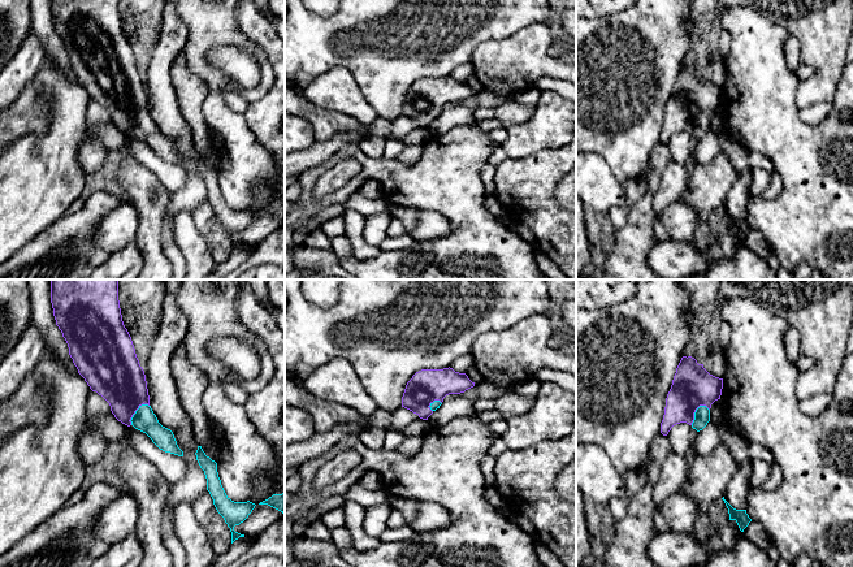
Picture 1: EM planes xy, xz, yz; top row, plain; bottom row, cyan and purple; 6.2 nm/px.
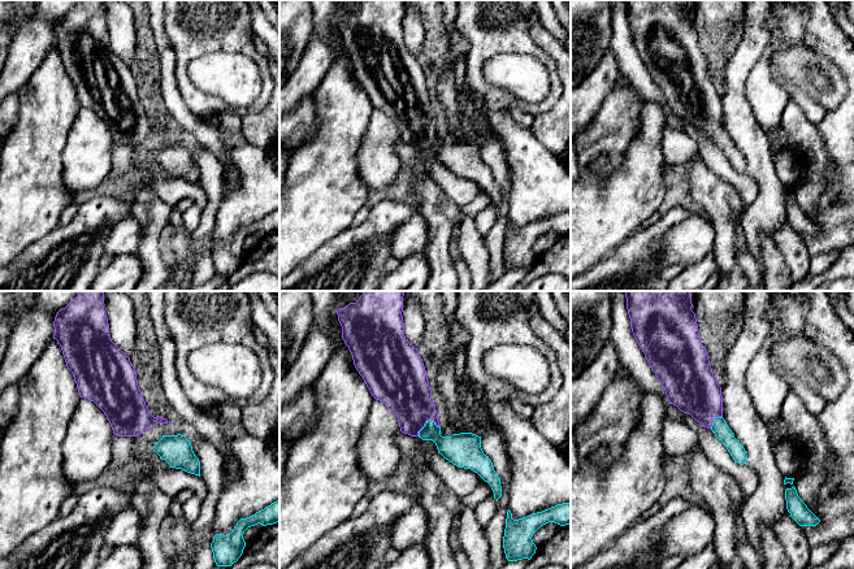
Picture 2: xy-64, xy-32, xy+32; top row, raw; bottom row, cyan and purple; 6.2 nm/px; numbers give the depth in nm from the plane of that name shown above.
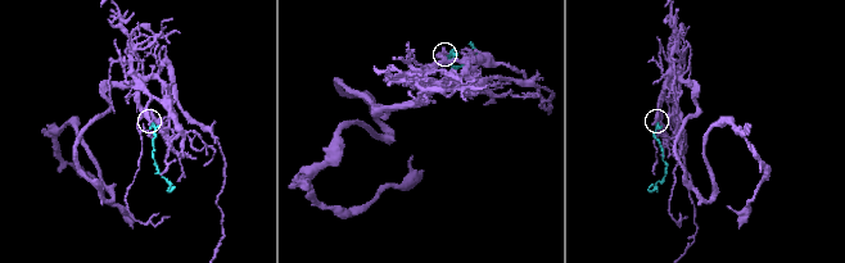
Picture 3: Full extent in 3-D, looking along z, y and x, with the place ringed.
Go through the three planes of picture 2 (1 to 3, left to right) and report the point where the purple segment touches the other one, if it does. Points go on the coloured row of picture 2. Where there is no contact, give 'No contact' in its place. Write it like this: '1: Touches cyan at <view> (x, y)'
1: No contact
2: Touches cyan at xy-32 (425, 424)
3: Touches cyan at xy+32 (714, 420)

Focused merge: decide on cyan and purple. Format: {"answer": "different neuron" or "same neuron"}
{"answer": "same neuron"}

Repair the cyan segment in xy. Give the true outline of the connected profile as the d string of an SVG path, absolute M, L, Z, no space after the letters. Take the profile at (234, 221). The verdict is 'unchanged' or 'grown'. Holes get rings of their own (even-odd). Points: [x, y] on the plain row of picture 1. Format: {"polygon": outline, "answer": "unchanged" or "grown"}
{"polygon": "M198 155L195 164L200 177L204 179L207 187L207 199L209 200L213 208L213 213L217 221L224 226L225 231L230 237L233 252L239 246L244 246L244 243L235 241L234 235L243 231L252 221L256 213L250 209L247 211L231 209L226 204L221 194L221 189L217 181L217 172L205 164L202 155Z", "answer": "unchanged"}

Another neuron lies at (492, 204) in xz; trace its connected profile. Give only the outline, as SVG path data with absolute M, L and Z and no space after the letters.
M493 191L488 192L484 200L484 207L489 213L492 213L495 217L505 213L497 195Z

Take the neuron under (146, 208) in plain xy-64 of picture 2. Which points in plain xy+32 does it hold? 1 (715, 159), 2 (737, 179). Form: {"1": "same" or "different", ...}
{"1": "different", "2": "different"}

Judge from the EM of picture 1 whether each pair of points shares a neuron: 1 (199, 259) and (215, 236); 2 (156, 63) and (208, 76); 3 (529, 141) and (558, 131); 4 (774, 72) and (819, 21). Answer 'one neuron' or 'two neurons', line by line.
1: two neurons
2: two neurons
3: one neuron
4: two neurons

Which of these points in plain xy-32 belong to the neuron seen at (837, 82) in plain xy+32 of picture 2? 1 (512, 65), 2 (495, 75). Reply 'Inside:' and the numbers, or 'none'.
Inside: none

